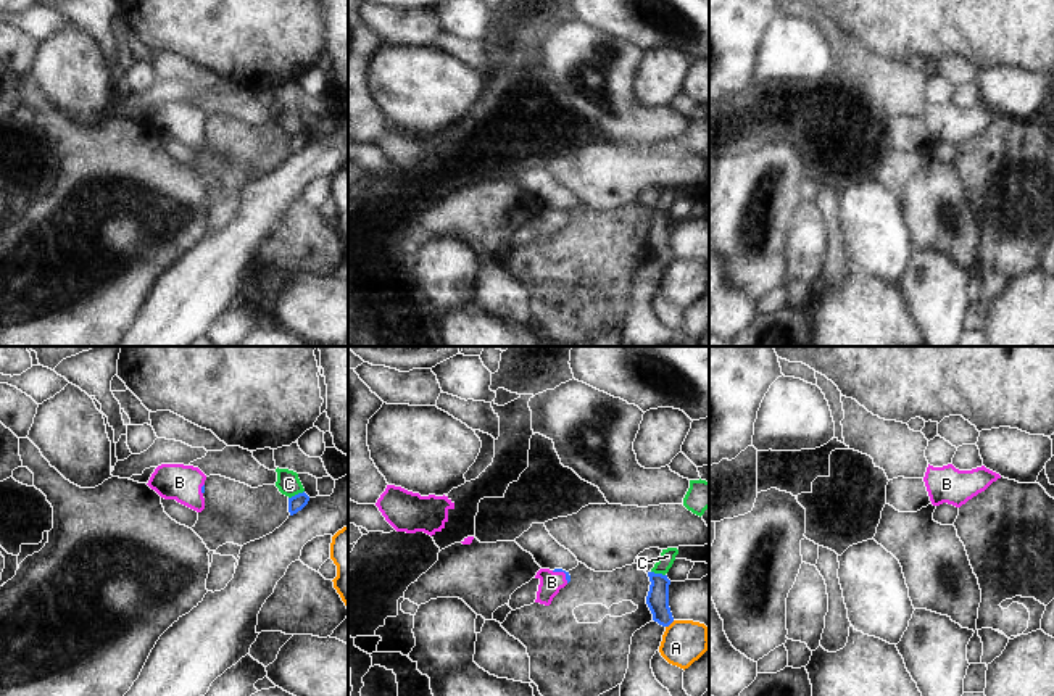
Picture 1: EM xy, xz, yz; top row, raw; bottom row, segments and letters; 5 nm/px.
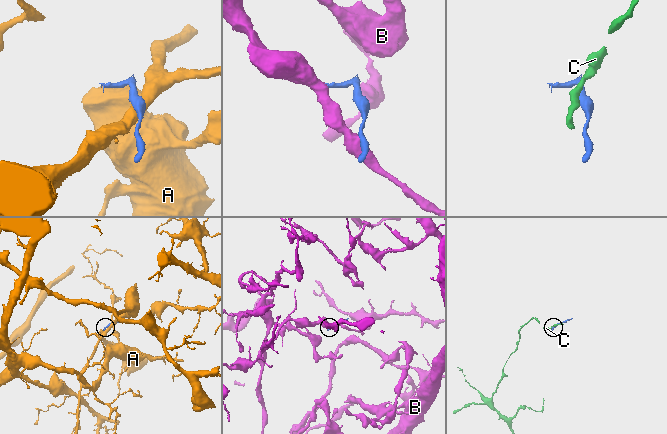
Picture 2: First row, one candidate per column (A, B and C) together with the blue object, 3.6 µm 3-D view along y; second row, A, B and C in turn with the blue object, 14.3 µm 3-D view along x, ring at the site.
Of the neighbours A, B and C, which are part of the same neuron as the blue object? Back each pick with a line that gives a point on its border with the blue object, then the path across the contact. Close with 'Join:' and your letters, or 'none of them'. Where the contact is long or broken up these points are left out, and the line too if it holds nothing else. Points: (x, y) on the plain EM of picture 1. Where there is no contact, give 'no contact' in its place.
B: meets blue in xz at (563, 210); runs through xz (568, 216), (563, 210), (551, 221)
Join: B

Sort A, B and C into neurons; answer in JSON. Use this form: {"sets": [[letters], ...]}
{"sets": [["A"], ["B"], ["C"]]}

